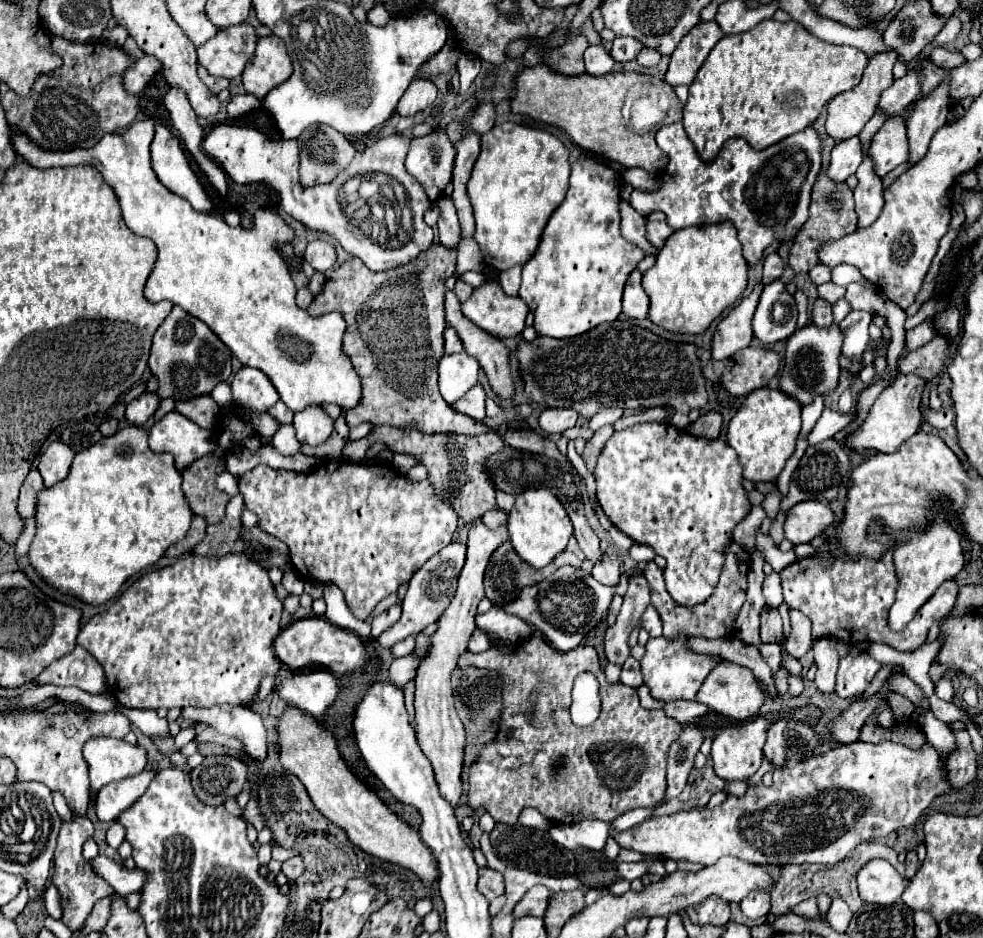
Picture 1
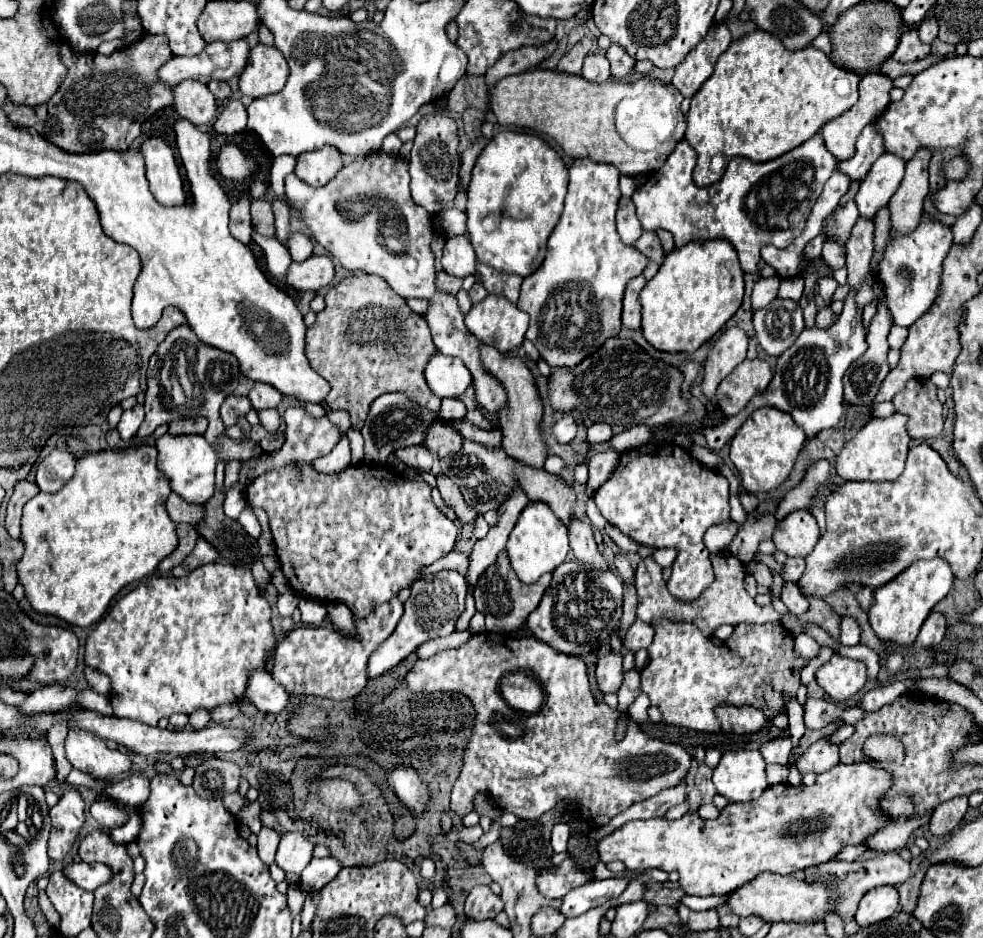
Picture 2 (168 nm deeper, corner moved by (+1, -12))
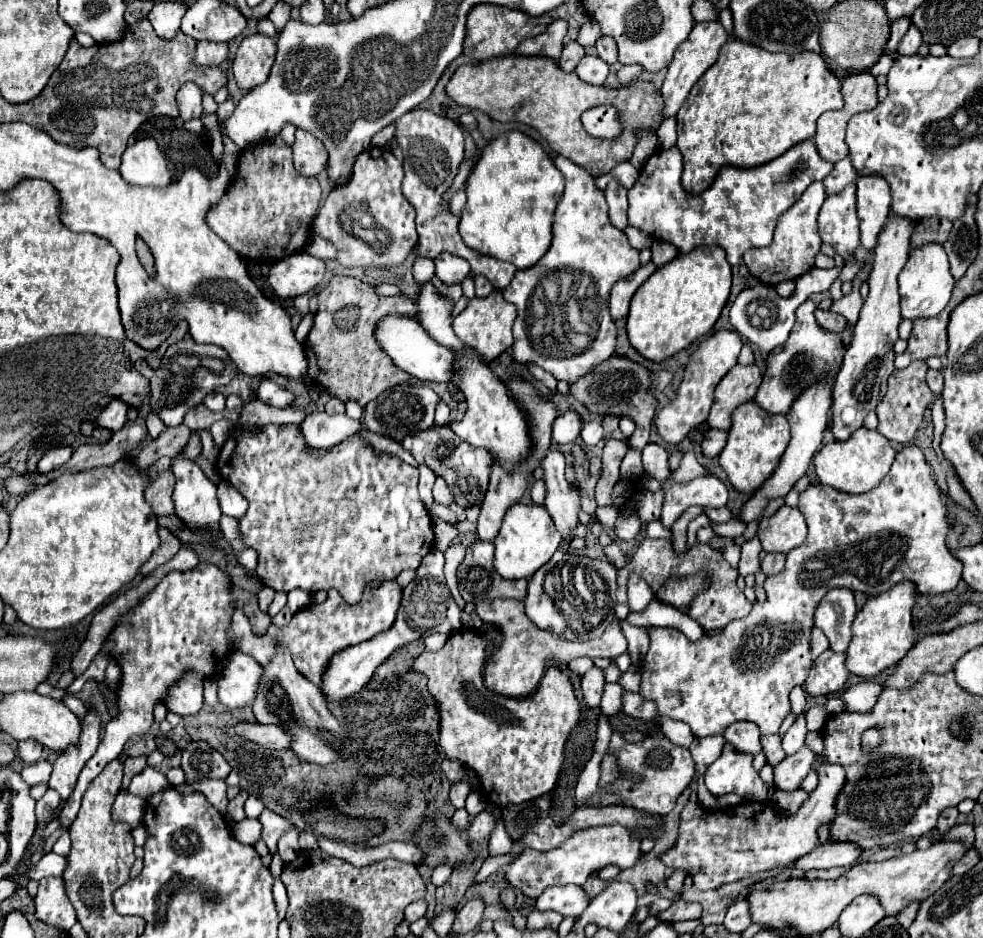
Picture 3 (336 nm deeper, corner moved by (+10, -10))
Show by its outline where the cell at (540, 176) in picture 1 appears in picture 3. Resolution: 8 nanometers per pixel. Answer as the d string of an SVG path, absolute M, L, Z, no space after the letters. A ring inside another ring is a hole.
M521 131L501 133L499 137L491 139L481 149L481 155L465 183L465 193L467 203L459 221L459 233L469 247L499 261L513 263L517 269L533 267L547 253L551 245L553 211L563 193L563 175L537 141L523 135Z

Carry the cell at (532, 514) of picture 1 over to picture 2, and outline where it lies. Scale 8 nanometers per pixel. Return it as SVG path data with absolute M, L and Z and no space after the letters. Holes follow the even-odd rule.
M542 501L528 503L526 509L520 513L518 523L510 533L510 539L506 545L510 565L518 575L518 579L522 579L522 583L538 581L538 577L542 577L544 573L552 573L566 559L568 551L570 547L568 547L566 525L558 521L558 517L552 513L552 509L546 503Z

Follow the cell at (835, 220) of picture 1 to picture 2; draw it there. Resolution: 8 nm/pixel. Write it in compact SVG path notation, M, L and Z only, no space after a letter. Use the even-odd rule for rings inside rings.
M824 243L824 261L832 269L840 269L846 265L846 255L844 249L838 243Z

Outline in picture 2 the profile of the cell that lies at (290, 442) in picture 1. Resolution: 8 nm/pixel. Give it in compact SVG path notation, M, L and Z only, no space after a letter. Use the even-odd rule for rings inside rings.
M262 409L262 411L258 411L258 417L260 417L260 423L264 425L264 429L270 429L270 433L278 431L280 415L276 409Z

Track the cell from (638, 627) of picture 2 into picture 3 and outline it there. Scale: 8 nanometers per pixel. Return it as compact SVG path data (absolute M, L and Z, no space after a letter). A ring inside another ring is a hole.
M495 599L489 603L479 603L477 615L483 619L483 623L497 625L503 631L501 647L493 653L493 657L487 659L487 665L483 671L483 681L485 681L487 689L491 689L499 695L505 695L505 697L513 697L513 699L525 699L535 693L537 683L541 681L541 675L545 673L545 663L567 665L571 659L581 657L581 655L587 655L591 659L593 657L615 659L627 651L627 639L617 623L609 625L599 639L593 639L587 643L579 643L579 641L571 643L551 631L537 629L535 623L531 623L529 617L525 615L521 601Z

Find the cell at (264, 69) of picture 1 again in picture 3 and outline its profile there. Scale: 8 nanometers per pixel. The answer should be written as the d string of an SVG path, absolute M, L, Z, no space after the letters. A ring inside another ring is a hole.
M251 35L245 37L233 61L233 75L241 89L255 89L265 83L275 59L275 37Z

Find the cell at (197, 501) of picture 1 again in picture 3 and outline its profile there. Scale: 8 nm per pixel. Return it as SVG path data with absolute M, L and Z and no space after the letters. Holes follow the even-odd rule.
M171 471L161 475L161 479L151 483L149 489L145 491L145 499L153 507L155 515L173 515L175 513L171 495L173 495L173 473Z

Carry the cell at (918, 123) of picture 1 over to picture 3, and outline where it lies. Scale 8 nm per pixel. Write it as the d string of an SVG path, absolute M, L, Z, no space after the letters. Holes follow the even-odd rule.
M889 215L879 237L873 247L873 271L869 275L869 297L865 299L859 321L855 323L853 341L845 353L843 365L833 383L833 405L831 405L831 423L833 435L839 441L849 439L867 417L869 411L877 407L887 389L887 377L893 373L893 357L891 351L897 337L897 325L901 321L899 315L899 295L897 295L897 275L905 265L905 259L911 249L911 235L915 231L915 223L909 217Z

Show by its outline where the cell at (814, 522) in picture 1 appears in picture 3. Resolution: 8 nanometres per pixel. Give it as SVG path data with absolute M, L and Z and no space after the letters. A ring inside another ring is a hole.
M783 505L773 517L765 517L759 523L757 537L767 553L789 553L797 545L805 543L807 523L799 509Z

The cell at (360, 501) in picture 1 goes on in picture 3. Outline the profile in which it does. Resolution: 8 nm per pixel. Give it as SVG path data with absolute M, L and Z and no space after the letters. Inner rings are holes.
M267 425L261 429L235 429L221 447L217 469L247 501L249 509L239 521L245 545L259 553L255 575L263 585L289 593L299 587L309 593L337 589L347 603L359 603L369 583L395 579L401 571L417 569L433 549L431 517L417 495L419 471L391 455L377 455L359 437L349 437L323 457L305 453L297 425Z

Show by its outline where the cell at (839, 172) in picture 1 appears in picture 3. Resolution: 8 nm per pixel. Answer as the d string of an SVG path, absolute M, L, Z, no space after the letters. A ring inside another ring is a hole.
M817 181L801 195L801 199L789 209L789 213L781 217L781 223L777 223L777 229L775 229L773 243L769 247L751 249L743 255L745 265L749 267L751 275L757 281L775 287L781 281L797 279L809 269L813 269L815 255L819 253L819 247L821 247L821 239L817 233L817 213L823 201L825 201L825 185Z

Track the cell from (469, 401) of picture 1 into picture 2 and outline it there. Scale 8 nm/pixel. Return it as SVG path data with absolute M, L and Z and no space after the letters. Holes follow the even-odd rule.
M400 391L380 395L372 403L368 419L366 419L364 427L362 427L362 435L364 435L364 441L366 441L364 463L384 465L392 451L396 451L400 447L420 445L422 437L426 437L426 425L430 425L430 421L450 421L450 419L462 419L462 417L466 417L466 407L458 399L442 399L440 411L430 413L430 411L422 409L418 403L406 399L404 393L400 393Z

